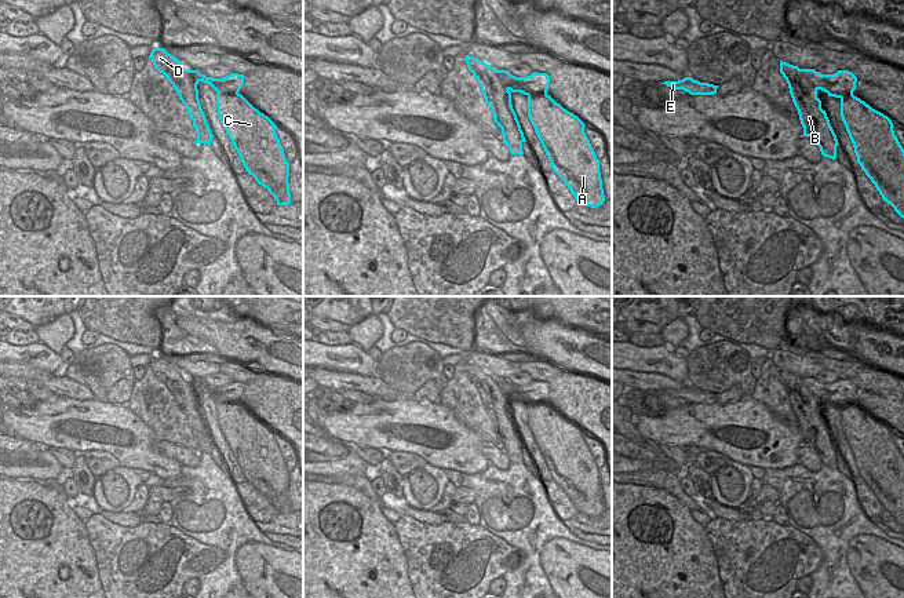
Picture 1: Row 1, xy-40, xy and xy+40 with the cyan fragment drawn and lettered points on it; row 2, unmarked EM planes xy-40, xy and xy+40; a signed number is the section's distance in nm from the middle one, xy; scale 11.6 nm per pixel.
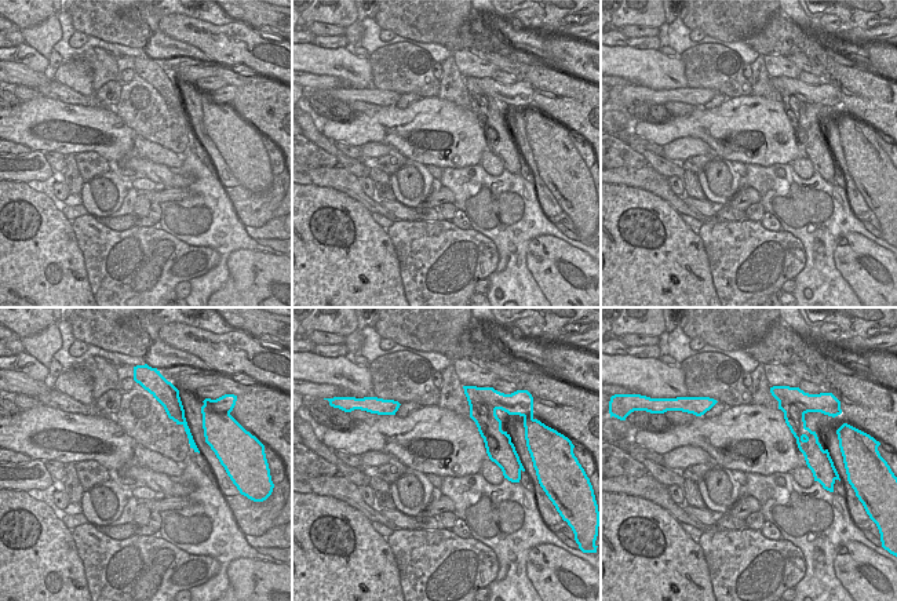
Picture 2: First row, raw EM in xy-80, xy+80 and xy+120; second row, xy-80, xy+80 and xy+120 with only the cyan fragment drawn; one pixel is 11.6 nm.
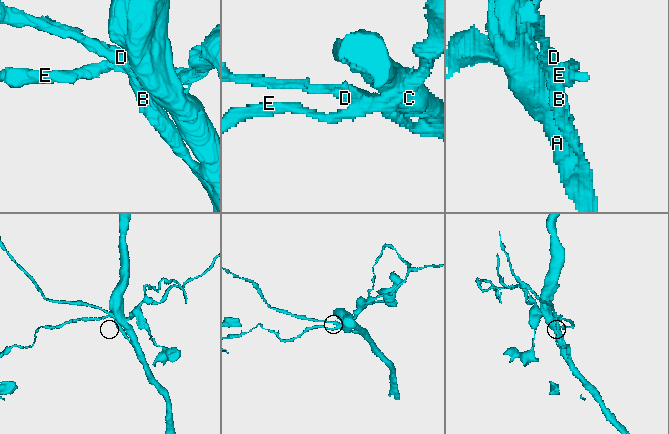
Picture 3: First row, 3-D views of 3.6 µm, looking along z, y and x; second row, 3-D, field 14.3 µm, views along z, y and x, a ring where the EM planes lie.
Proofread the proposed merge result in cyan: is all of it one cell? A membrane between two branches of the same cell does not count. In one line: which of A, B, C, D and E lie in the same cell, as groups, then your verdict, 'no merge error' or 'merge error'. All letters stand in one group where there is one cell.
A B C D / E; merge error

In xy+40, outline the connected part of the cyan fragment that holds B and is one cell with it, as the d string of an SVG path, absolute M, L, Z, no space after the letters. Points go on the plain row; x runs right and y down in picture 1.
M780 369L780 382L788 393L792 411L803 435L803 445L810 445L824 466L835 468L839 452L825 419L821 417L817 397L803 386L802 378L798 375Z

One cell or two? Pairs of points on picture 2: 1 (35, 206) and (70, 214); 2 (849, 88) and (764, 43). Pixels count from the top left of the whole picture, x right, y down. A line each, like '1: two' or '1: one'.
1: two
2: one

